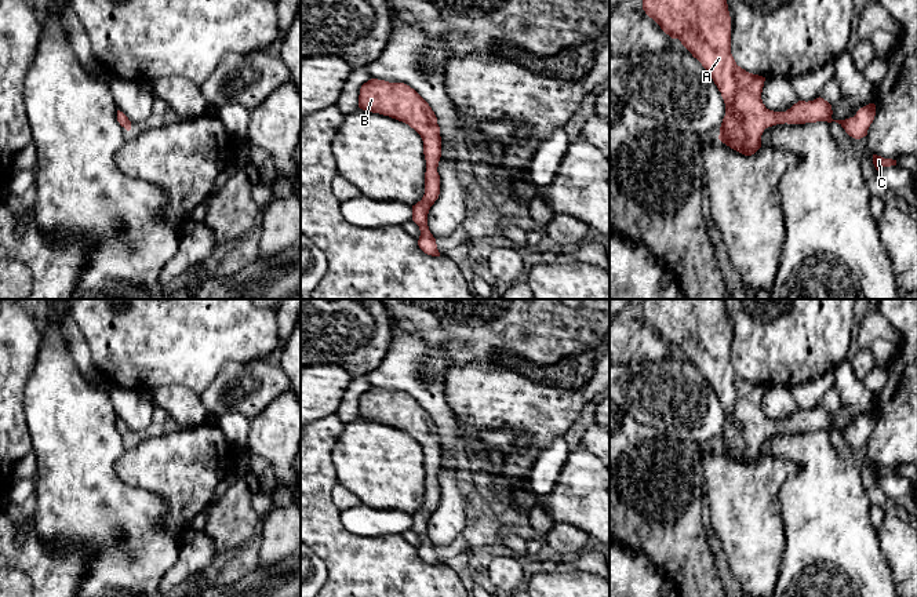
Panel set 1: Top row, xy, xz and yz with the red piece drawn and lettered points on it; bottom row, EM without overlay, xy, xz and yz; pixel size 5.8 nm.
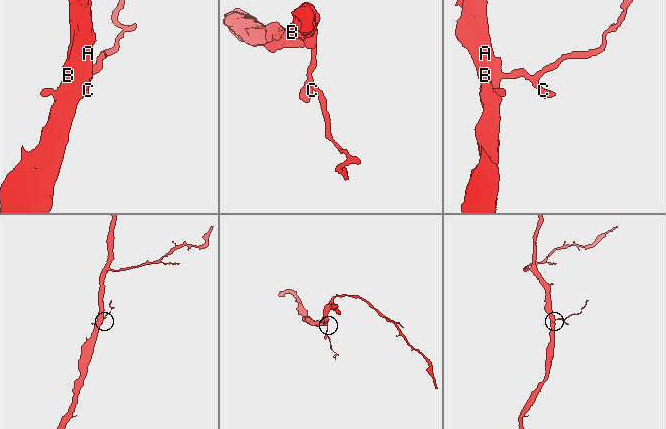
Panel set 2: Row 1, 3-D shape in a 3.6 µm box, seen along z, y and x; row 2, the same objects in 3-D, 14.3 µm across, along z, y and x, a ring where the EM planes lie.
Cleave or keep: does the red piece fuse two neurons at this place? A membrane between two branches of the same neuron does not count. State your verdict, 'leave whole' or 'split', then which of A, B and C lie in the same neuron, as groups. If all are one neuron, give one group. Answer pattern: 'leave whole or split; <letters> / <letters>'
leave whole; A B C

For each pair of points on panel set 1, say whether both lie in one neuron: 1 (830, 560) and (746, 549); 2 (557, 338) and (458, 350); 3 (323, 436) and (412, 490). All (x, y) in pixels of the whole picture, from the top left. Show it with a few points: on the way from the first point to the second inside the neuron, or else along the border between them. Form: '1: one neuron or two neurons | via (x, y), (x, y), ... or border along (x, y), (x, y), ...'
1: two neurons | border along (783, 523), (783, 554), (779, 577), (775, 582)
2: one neuron | via (532, 338), (483, 338)
3: two neurons | border along (344, 425), (333, 450), (335, 476)

